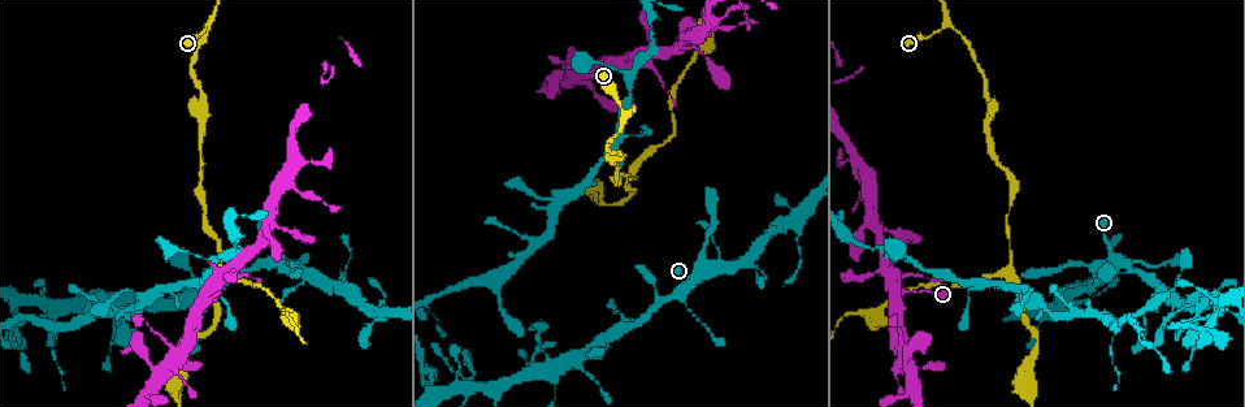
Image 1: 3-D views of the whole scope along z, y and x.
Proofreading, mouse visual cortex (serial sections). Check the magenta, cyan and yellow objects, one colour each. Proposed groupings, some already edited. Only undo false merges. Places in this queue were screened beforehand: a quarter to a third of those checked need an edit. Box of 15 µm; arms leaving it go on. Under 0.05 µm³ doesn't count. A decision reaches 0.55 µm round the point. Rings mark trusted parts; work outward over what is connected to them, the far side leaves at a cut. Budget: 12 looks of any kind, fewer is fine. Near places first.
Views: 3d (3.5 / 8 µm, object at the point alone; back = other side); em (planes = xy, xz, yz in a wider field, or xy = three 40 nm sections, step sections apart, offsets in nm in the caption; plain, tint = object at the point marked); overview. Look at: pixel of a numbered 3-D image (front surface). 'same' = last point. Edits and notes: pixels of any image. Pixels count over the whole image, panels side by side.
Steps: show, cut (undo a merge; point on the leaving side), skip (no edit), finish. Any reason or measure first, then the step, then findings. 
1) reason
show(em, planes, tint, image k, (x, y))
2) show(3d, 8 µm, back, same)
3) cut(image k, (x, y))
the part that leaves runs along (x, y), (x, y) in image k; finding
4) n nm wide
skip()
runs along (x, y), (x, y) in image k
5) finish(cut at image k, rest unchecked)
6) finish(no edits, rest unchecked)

three arms meet
show(3d, 3.5 µm, image 1, (271, 257))

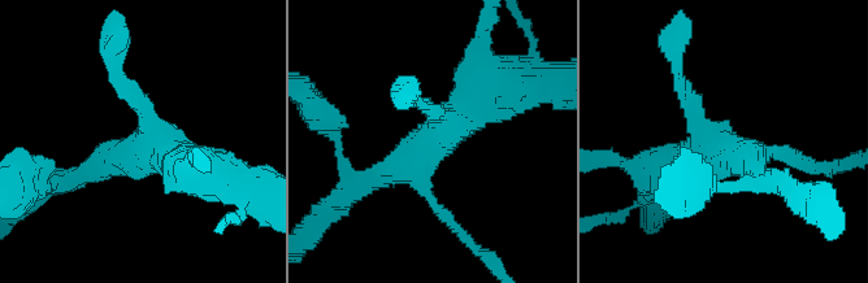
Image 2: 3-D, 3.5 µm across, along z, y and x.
3 arms; arms of 150, 400, 500 nm
show(em, xy, step 5, tint, image 2, (153, 134))

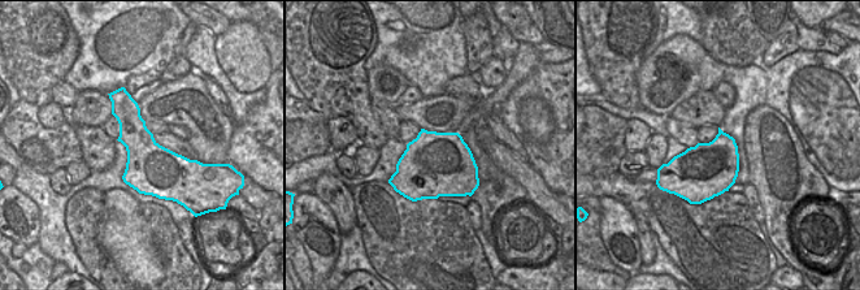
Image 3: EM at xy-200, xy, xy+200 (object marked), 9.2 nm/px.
skip()
runs along (678, 68), (704, 133), (755, 168) in image 2; all the same cell

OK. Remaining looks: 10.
a fork
show(3d, 8 µm, back, image 1, (529, 361))

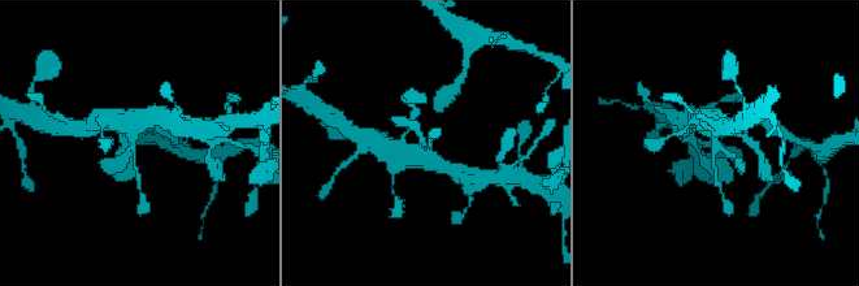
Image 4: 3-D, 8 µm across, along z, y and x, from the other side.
closer look
show(3d, 3.5 µm, image 4, (134, 145))

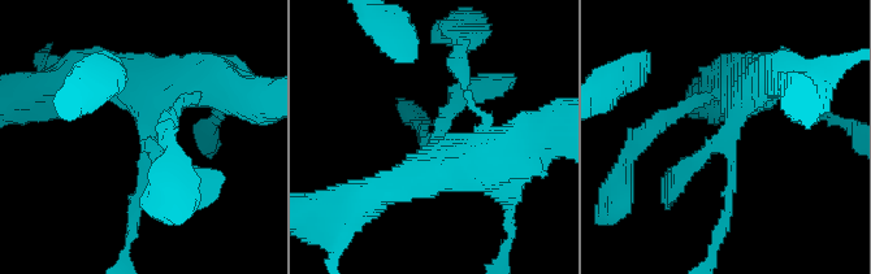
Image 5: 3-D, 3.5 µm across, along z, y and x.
shape alone is not enough
show(em, xy, step 1, tint, image 5, (436, 140))

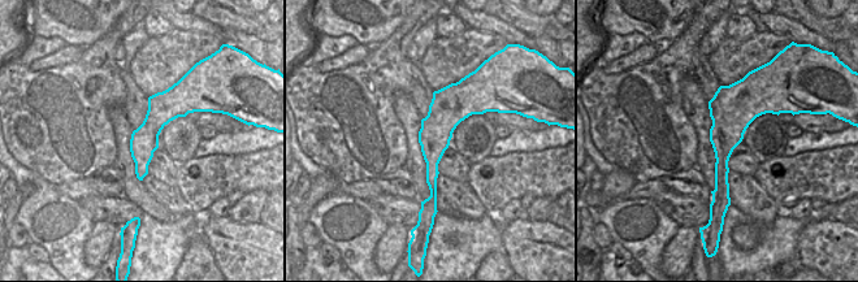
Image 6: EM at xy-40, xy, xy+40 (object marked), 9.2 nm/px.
skip()
runs along (459, 89), (434, 135), (433, 192) in image 6; one cell here

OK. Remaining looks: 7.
show(3d, 3.5 µm, image 1, (624, 112))

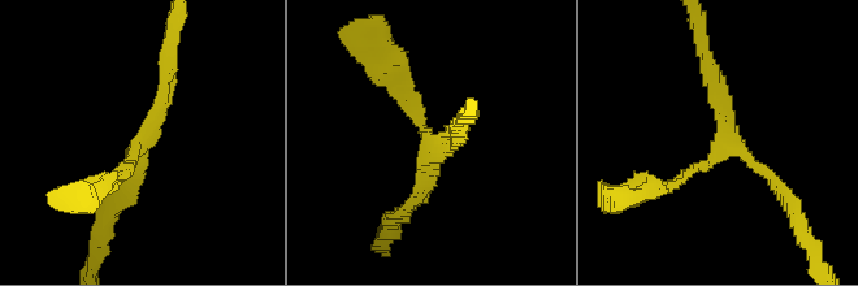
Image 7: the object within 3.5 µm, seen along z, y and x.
3 arms; arms of 100, 150, 200 nm
show(em, planes, tint, image 7, (426, 140))

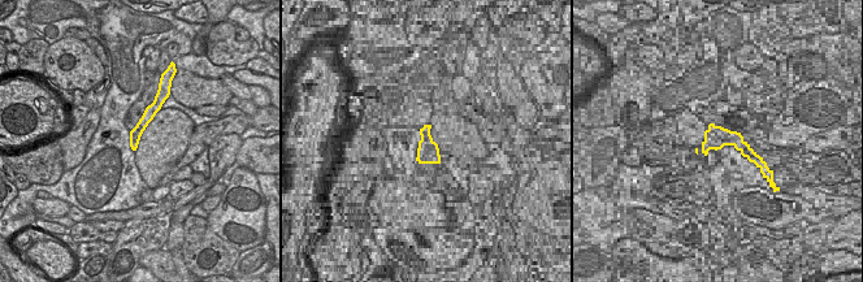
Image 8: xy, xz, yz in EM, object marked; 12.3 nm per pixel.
skip()
runs along (157, 103), (135, 133), (134, 146) in image 8; all the same cell

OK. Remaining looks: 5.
three arms meet
show(3d, 3.5 µm, image 1, (1010, 261))

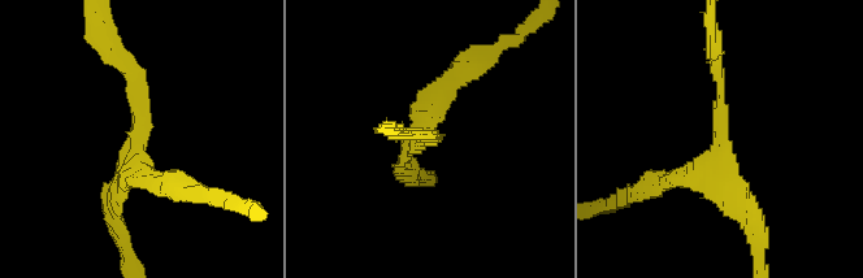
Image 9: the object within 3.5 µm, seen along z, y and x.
3 arms; arms of 150, 200, 200 nm; need the tissue
show(em, xy, step 3, tint, image 9, (721, 131))

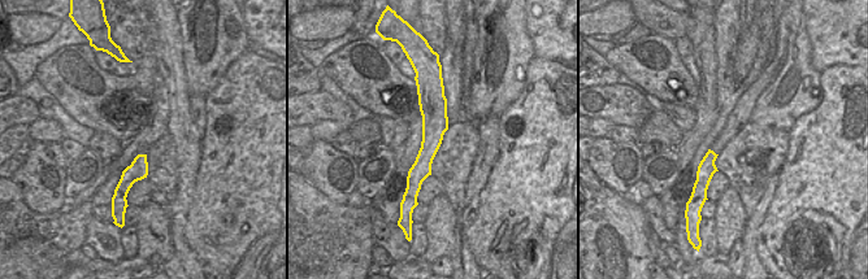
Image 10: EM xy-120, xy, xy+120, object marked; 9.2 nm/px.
skip()
runs along (425, 82), (432, 142), (412, 190) in image 10; one cell here

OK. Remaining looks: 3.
sharp bend
show(3d, 3.5 µm, image 1, (292, 314))

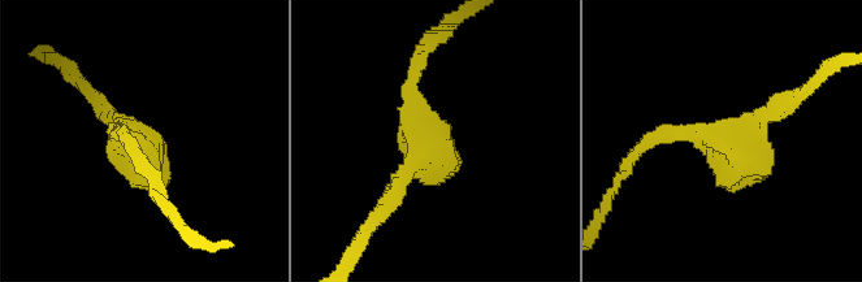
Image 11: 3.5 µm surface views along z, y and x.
now the EM
show(em, planes, tint, image 11, (424, 150))

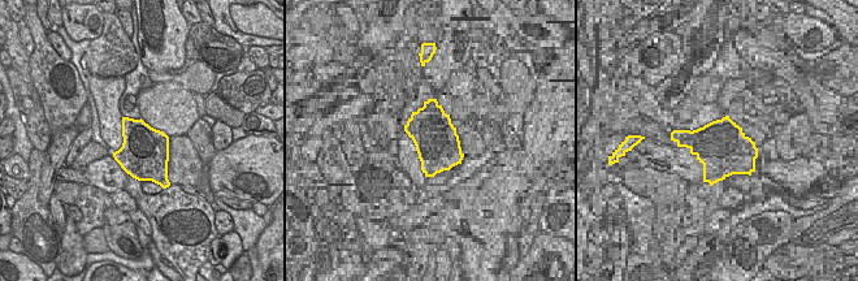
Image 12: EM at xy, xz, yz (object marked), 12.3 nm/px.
skip()
runs along (797, 96), (737, 140), (657, 137) in image 11; all the same cell

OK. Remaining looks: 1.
finish(no edits, rest unchecked)

